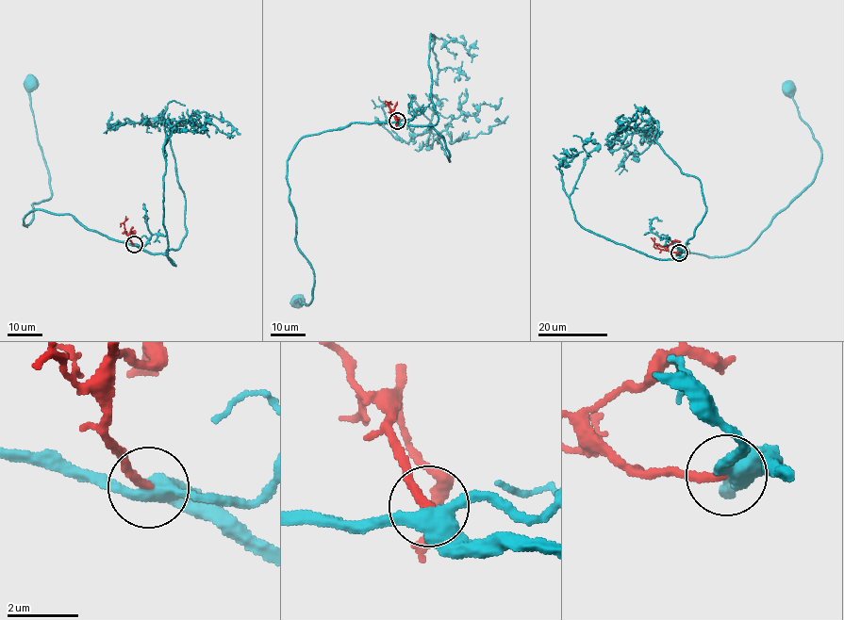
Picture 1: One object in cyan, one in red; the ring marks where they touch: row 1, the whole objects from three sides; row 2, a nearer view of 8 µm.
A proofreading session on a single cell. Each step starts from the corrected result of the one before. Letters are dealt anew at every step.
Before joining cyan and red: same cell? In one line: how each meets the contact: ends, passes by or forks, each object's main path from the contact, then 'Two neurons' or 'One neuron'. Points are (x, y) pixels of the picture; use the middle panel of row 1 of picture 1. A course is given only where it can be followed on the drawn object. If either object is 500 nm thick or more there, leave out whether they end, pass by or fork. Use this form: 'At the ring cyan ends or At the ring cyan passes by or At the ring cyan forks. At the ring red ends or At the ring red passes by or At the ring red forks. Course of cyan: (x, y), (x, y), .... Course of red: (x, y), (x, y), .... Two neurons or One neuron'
At the ring cyan forks. At the ring red ends. Course of cyan: (397, 121), (351, 122), (306, 135), (287, 161), (298, 248), (313, 270), (314, 284), (309, 305), (296, 297). Course of red: (397, 121), (388, 106), (390, 101). One neuron

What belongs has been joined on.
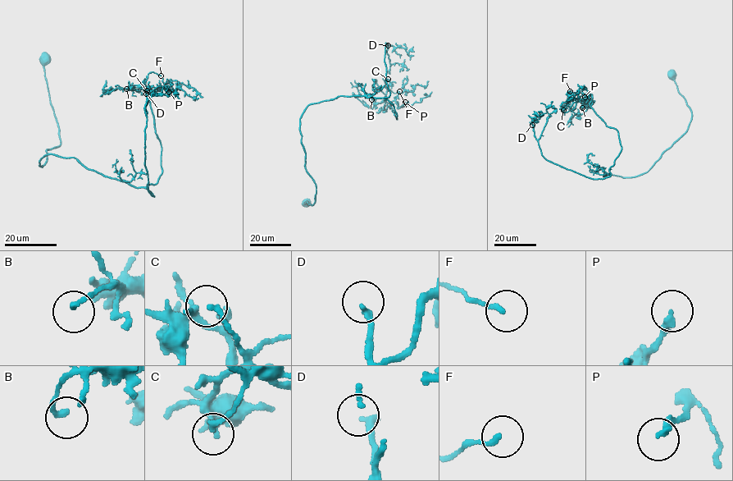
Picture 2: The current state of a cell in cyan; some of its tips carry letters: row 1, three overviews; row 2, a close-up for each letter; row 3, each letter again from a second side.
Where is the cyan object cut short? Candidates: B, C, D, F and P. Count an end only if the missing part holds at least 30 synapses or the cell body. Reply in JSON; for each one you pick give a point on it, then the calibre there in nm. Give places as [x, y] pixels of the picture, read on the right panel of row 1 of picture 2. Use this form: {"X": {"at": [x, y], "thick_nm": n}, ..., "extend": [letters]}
{"D": {"at": [532, 125], "thick_nm": 220}, "extend": ["D"]}

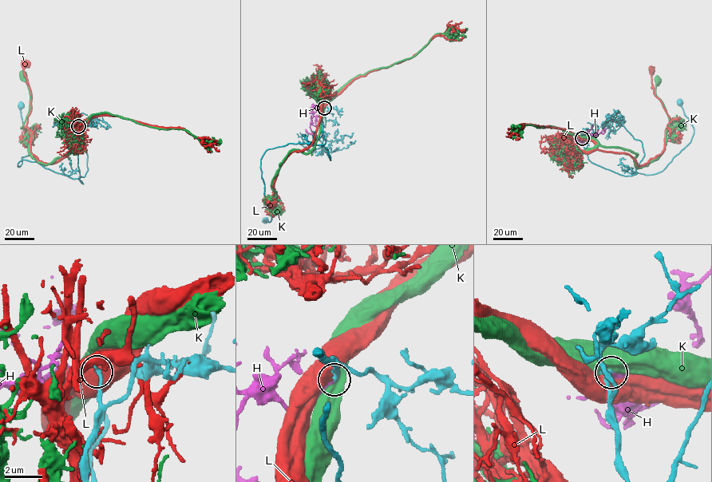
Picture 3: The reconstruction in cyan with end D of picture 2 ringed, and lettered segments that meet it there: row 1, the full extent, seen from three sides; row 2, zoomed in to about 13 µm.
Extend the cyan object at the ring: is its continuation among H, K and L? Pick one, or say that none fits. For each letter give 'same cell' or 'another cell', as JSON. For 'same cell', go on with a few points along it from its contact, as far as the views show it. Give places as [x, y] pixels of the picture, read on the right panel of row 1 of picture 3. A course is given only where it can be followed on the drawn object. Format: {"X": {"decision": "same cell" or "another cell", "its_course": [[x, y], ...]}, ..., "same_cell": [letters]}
{"H": {"decision": "same cell", "its_course": [[582, 138], [584, 141], [603, 129], [600, 132]]}, "K": {"decision": "another cell"}, "L": {"decision": "another cell"}, "same_cell": ["H"]}

